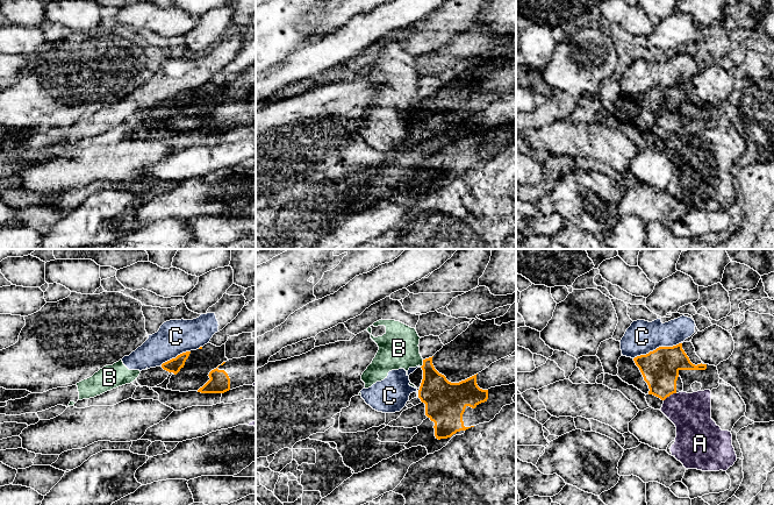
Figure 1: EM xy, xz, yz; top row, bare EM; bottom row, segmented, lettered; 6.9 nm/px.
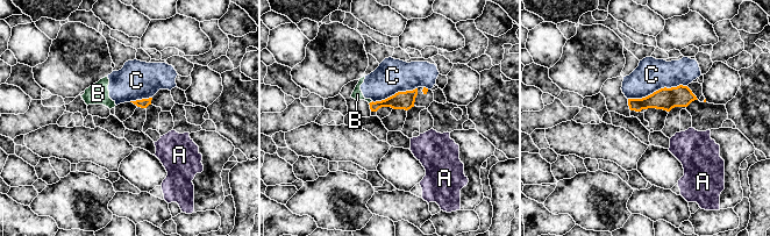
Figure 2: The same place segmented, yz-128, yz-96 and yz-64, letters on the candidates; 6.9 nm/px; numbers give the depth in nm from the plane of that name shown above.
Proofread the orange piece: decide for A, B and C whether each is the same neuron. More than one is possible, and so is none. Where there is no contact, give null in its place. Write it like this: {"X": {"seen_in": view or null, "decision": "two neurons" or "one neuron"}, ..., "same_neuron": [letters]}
{"A": {"seen_in": "yz", "decision": "two neurons"}, "B": {"seen_in": "xz", "decision": "two neurons"}, "C": {"seen_in": "yz", "decision": "two neurons"}, "same_neuron": []}

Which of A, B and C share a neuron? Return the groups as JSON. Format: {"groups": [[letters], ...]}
{"groups": [["A"], ["B", "C"]]}

